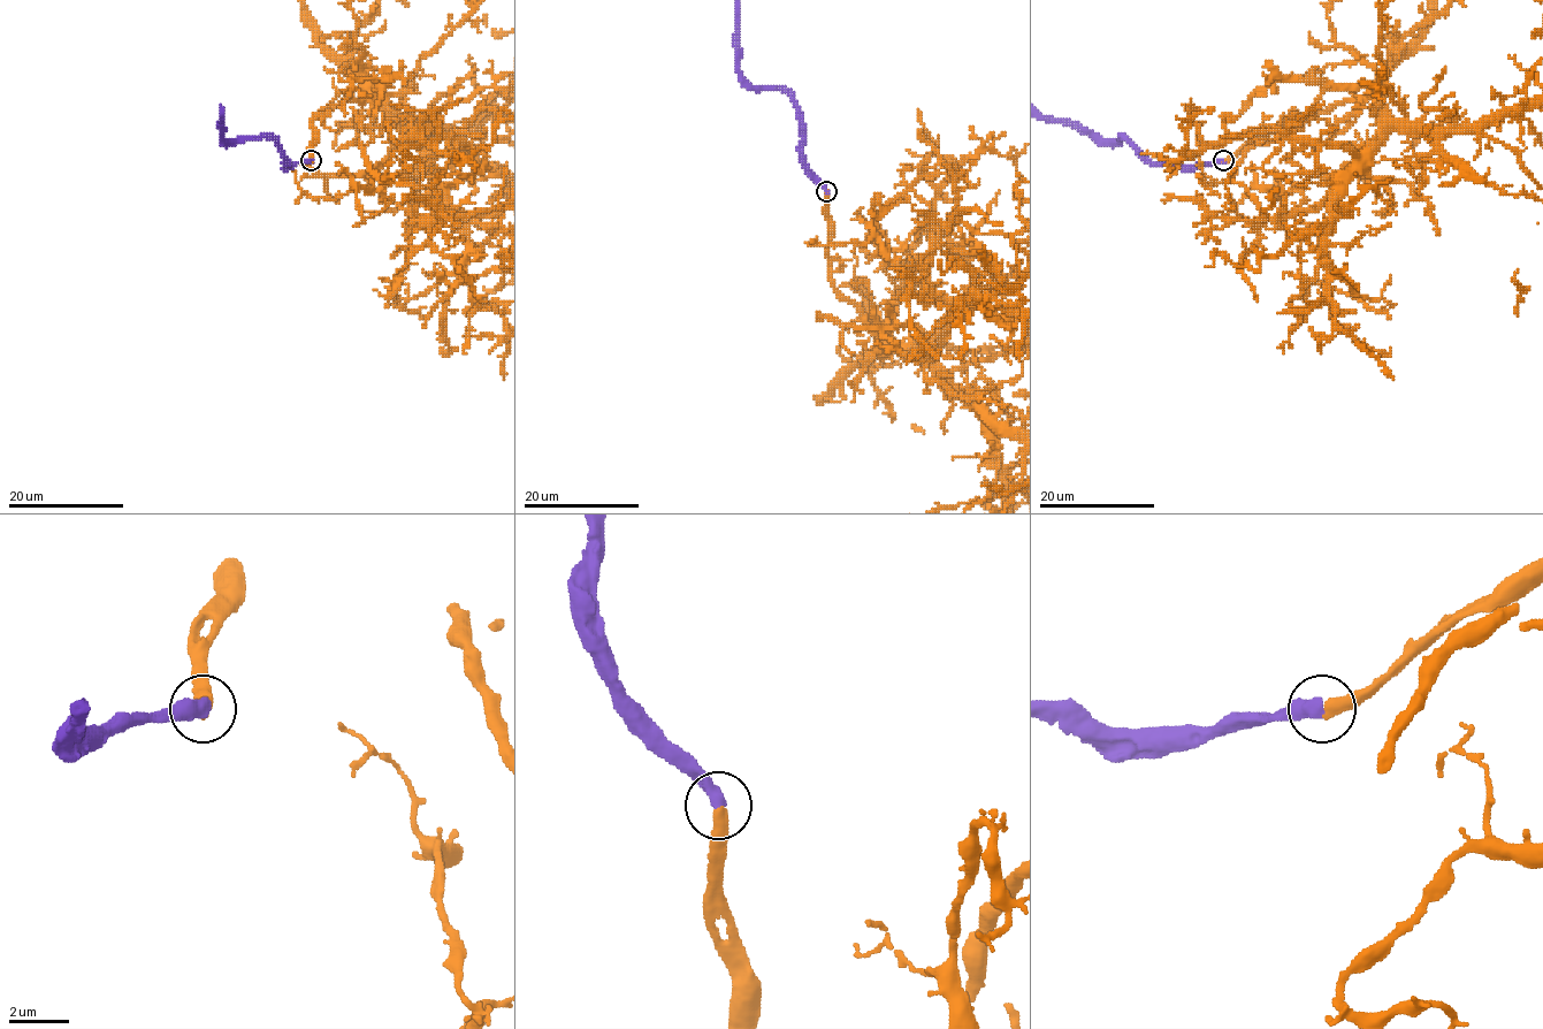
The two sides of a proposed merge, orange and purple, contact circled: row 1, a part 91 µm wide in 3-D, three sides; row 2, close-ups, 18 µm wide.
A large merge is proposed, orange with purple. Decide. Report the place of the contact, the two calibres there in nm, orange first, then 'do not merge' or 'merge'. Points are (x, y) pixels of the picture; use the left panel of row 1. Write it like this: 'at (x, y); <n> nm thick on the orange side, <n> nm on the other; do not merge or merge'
at (311, 160); 440 nm thick on the orange side, 480 nm on the other; merge

